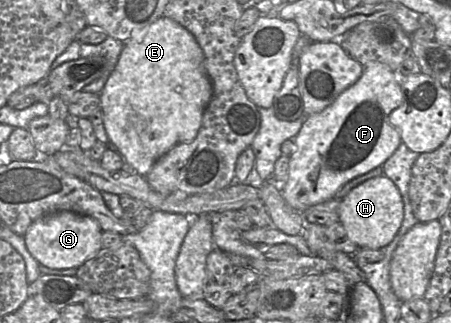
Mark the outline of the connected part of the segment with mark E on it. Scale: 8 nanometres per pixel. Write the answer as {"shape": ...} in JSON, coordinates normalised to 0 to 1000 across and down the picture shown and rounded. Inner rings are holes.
{"shape":[[[359,50],[344,68],[335,71],[322,93],[308,99],[275,133],[277,136],[264,170],[262,189],[220,291],[222,337],[228,344],[228,381],[242,437],[262,458],[262,464],[279,489],[284,505],[297,517],[304,539],[324,545],[341,505],[357,483],[368,477],[381,455],[399,443],[424,440],[435,427],[448,384],[452,344],[470,303],[472,269],[452,207],[450,158],[435,127],[432,115],[401,74],[377,56]]]}

